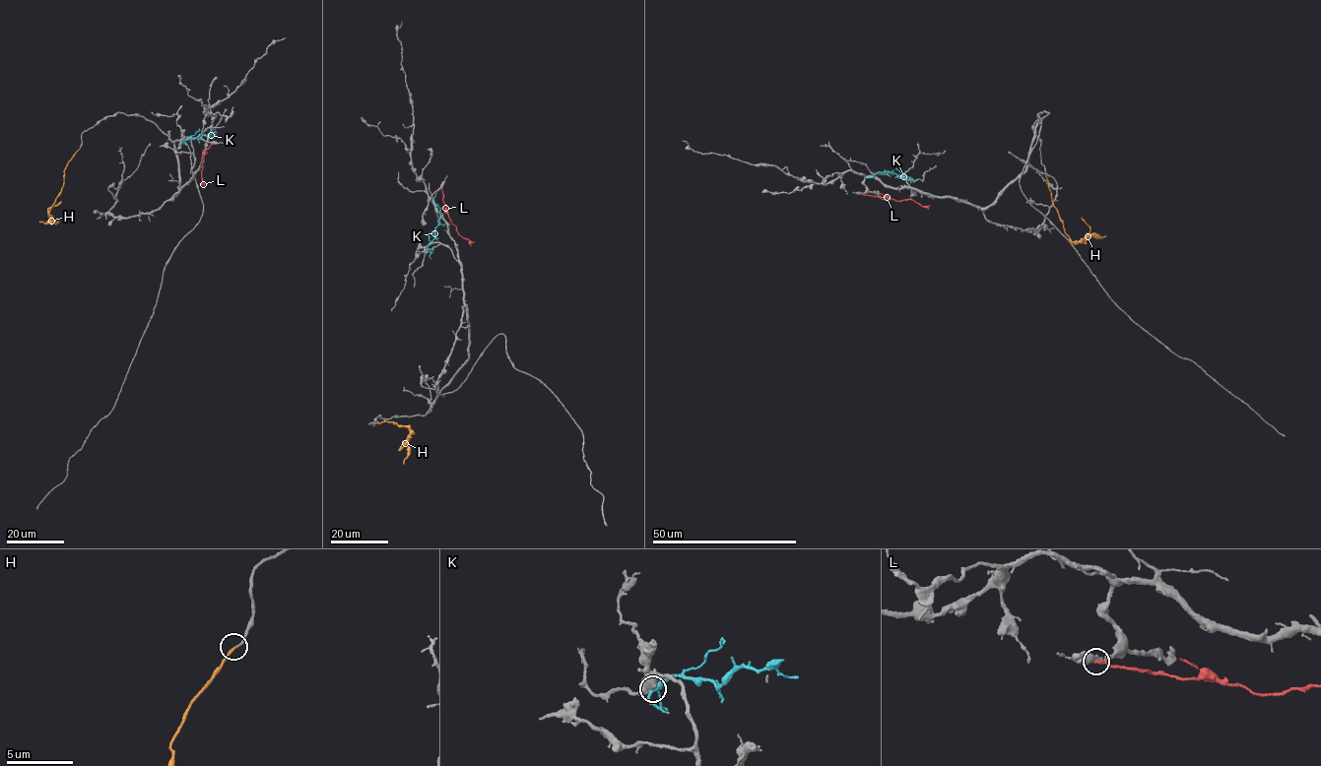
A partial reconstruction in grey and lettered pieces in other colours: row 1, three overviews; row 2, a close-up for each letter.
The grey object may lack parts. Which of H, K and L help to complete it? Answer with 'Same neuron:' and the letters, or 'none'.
Same neuron: H

